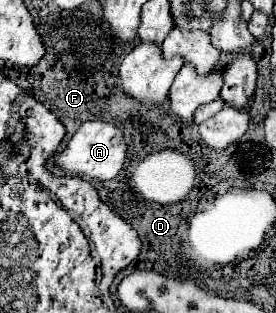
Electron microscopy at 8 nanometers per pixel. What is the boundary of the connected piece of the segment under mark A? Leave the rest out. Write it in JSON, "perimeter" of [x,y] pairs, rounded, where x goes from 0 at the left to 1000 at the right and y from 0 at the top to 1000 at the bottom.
{"perimeter":[[[315,387],[264,431],[243,476],[207,495],[207,527],[250,546],[257,559],[301,559],[315,572],[388,578],[438,546],[453,495],[460,495],[460,463],[446,444],[446,419],[431,406],[380,387]]]}

